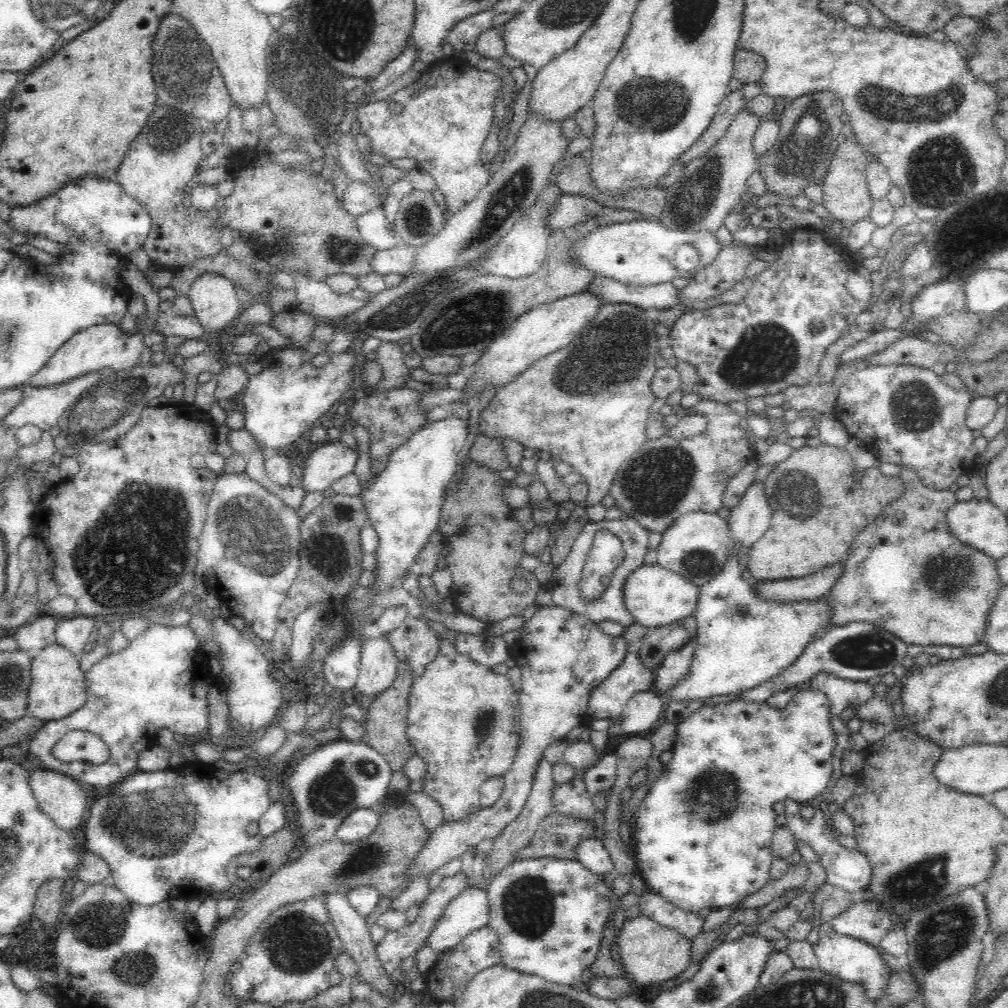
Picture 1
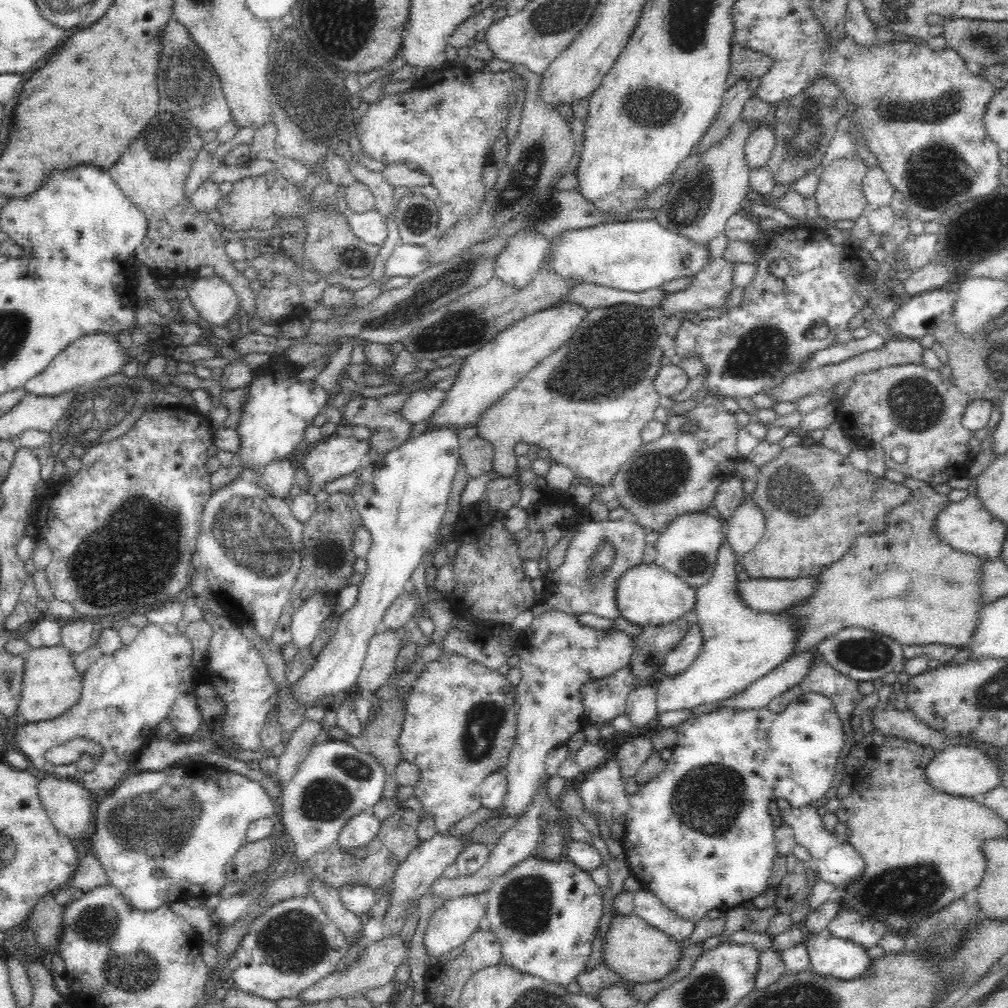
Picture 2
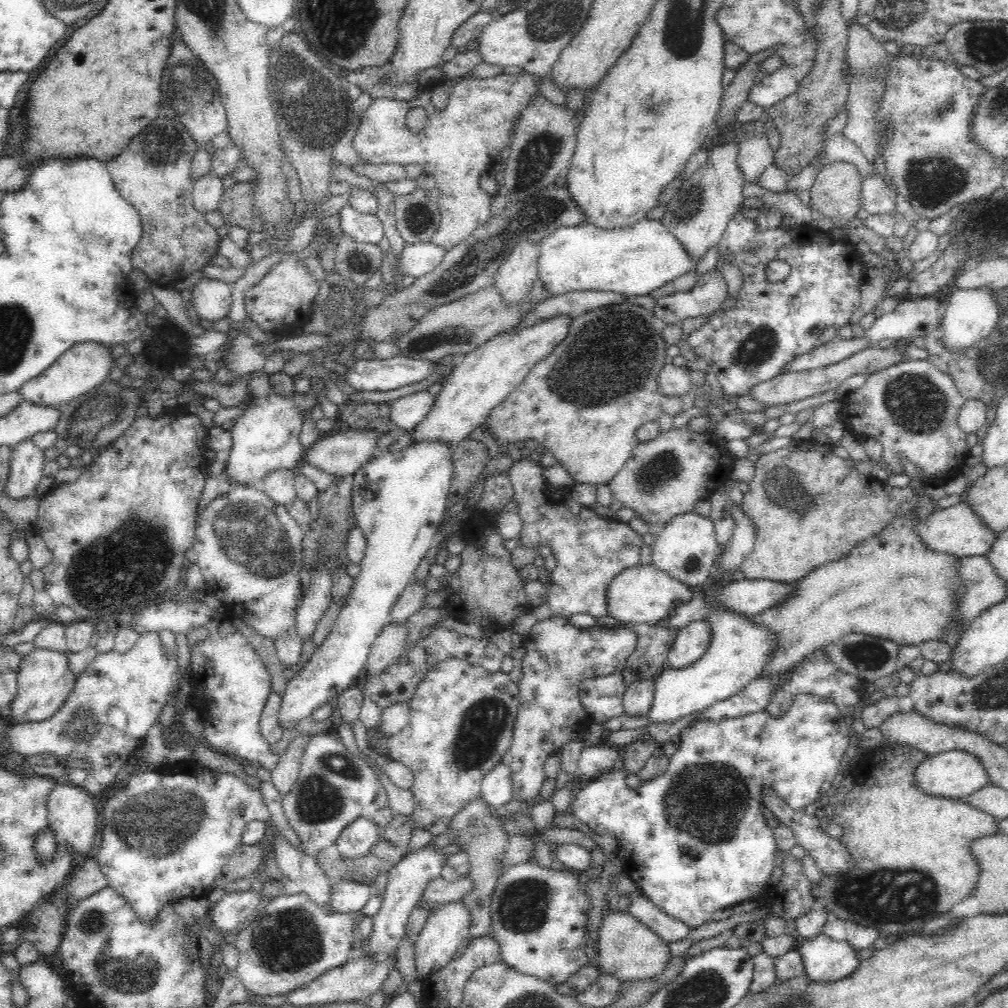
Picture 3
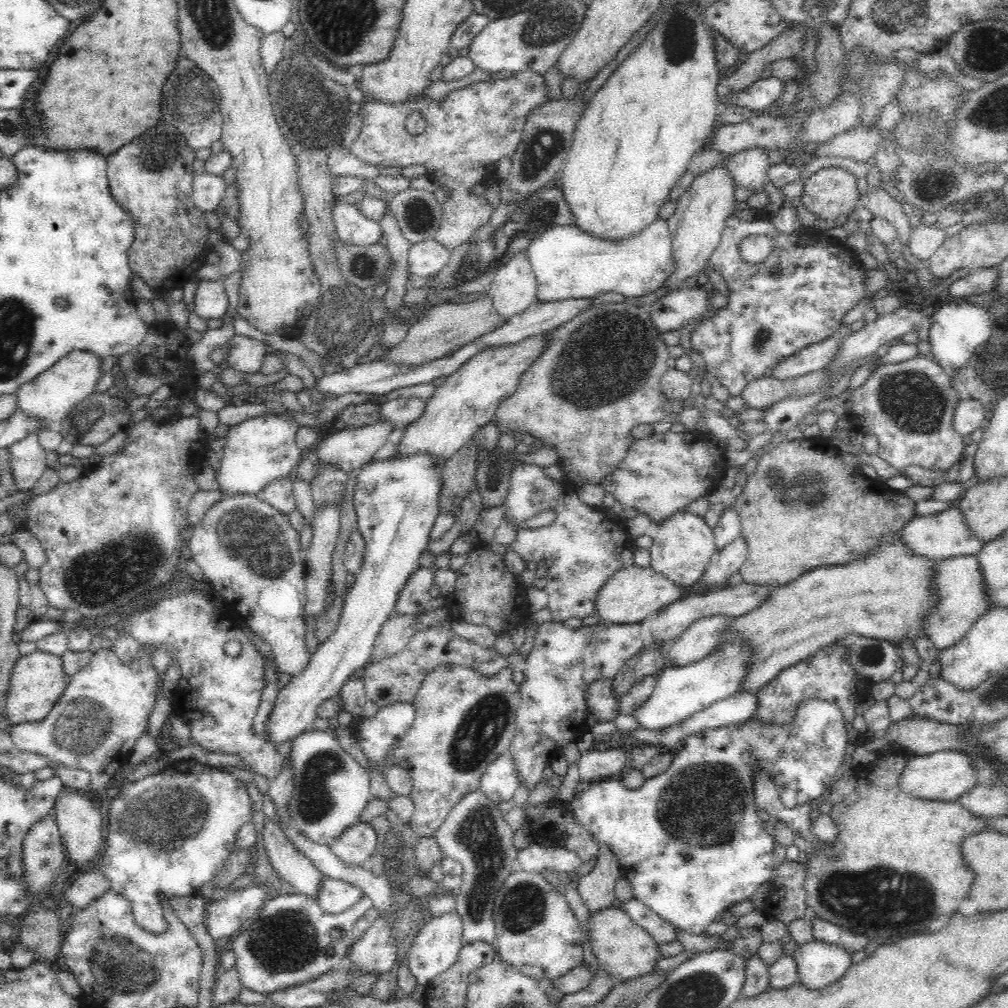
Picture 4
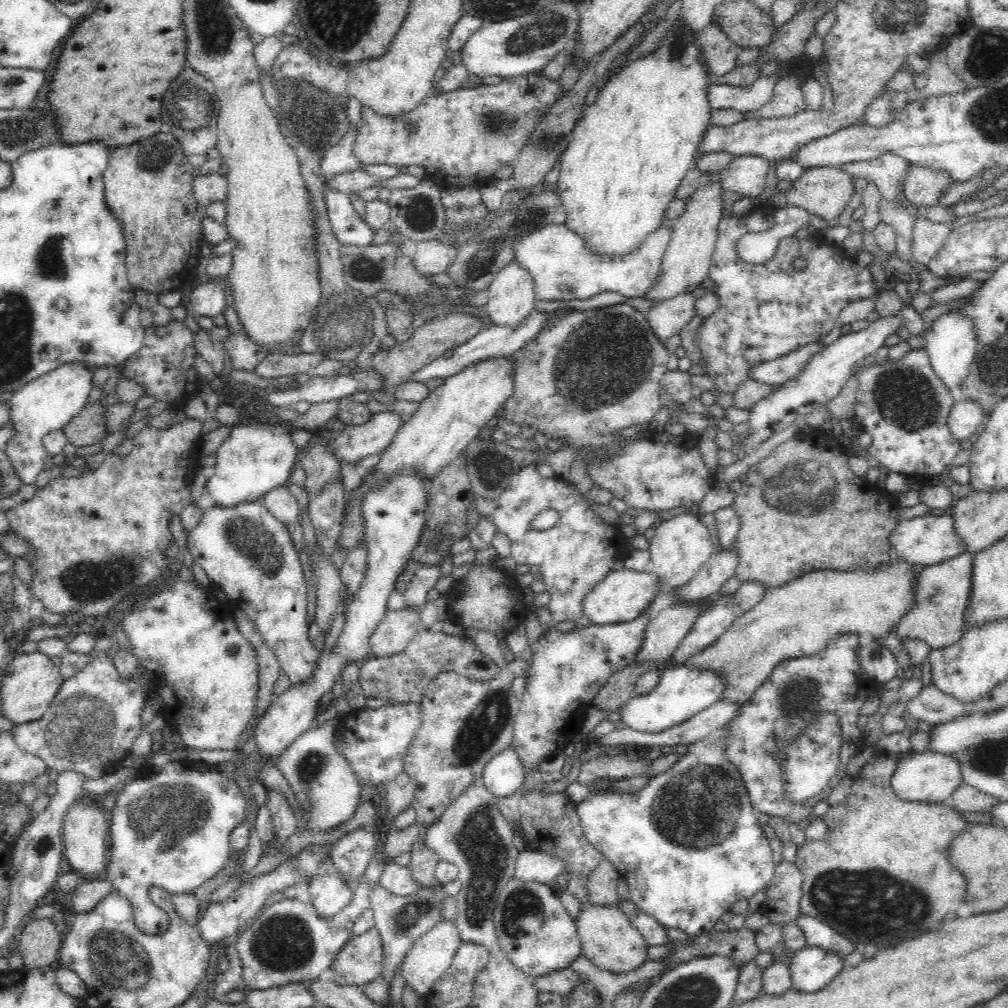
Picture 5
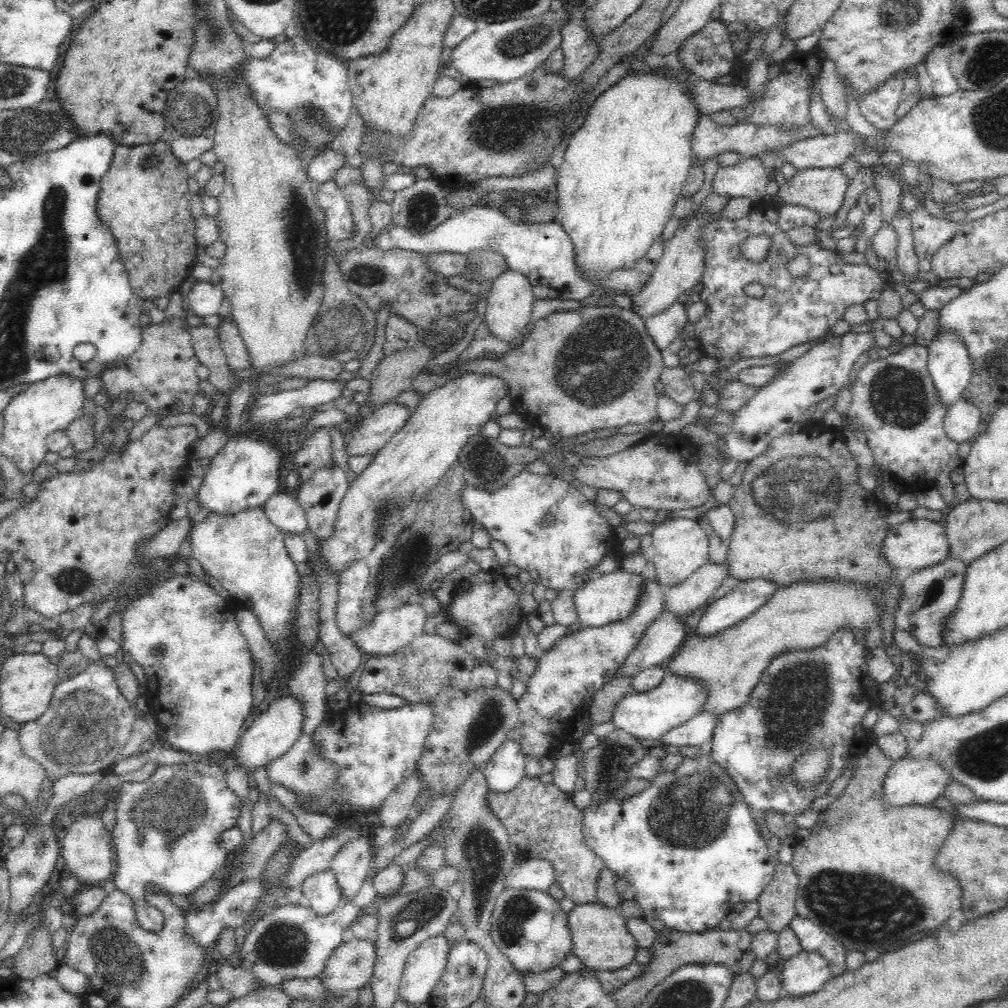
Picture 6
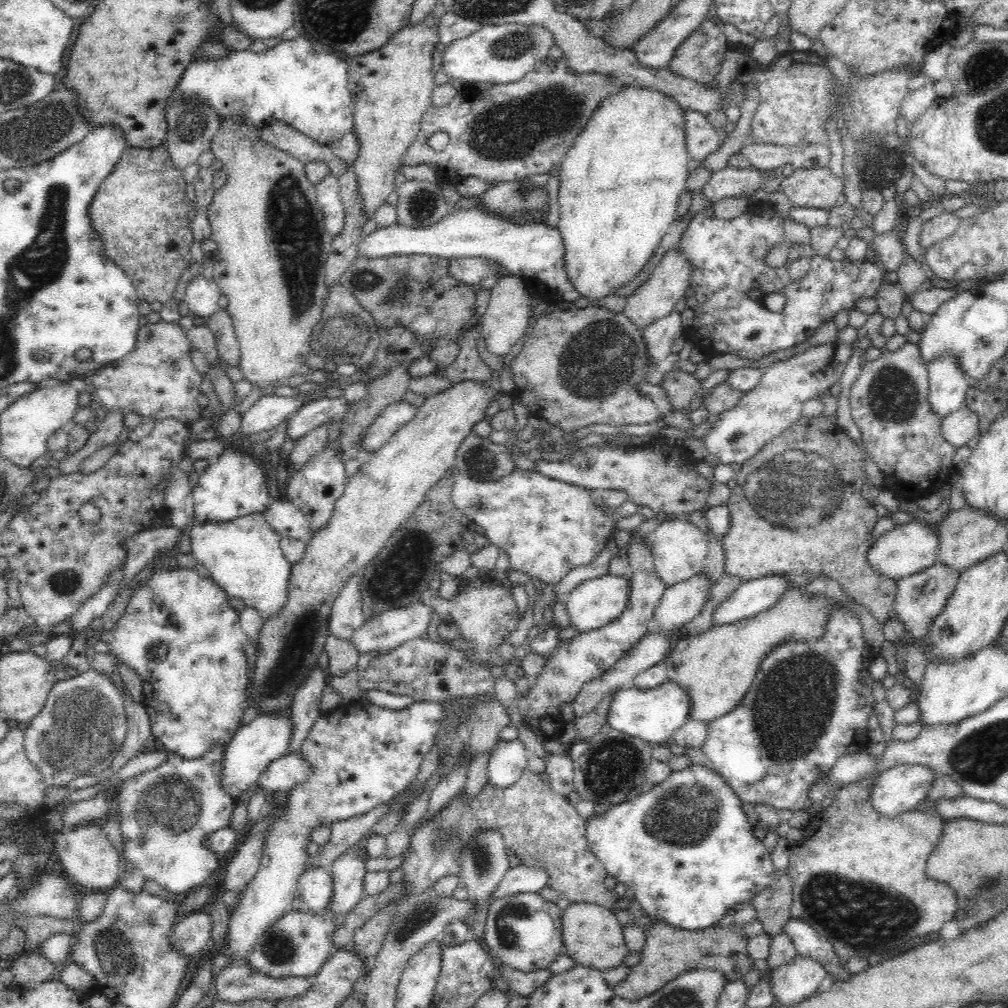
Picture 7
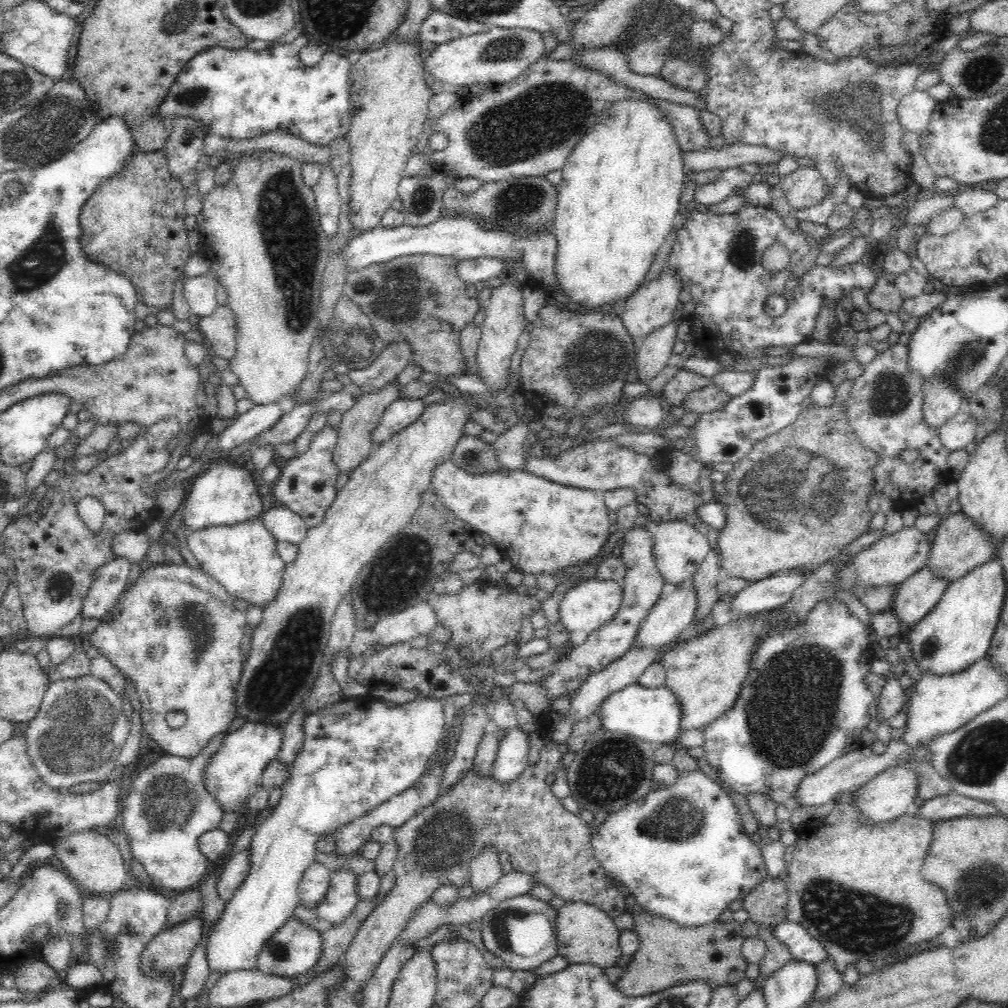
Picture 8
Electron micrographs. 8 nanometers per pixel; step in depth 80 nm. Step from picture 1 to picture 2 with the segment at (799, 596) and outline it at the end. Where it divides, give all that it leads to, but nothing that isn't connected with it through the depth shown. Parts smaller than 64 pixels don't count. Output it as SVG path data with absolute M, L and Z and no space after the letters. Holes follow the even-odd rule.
M813 577L796 579L749 578L737 587L745 608L753 612L778 613L813 596L817 580Z

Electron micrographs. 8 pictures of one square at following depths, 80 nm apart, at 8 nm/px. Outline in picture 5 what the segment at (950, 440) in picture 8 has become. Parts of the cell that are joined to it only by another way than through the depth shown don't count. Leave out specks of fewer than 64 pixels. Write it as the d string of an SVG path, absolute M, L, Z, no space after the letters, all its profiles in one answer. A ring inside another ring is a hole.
M964 399L955 402L950 408L950 414L946 418L946 425L950 433L959 441L970 438L973 434L979 433L986 422L982 407L974 401Z

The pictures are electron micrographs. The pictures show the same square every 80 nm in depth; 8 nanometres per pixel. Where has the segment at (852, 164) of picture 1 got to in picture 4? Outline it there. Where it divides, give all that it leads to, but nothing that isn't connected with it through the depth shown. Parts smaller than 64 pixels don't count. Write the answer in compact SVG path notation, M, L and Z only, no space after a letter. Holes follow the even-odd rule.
M830 166L830 168L820 168L802 182L803 191L796 199L800 199L804 207L816 215L817 222L813 225L813 229L825 232L830 228L842 227L846 220L850 219L848 214L854 213L855 208L860 205L856 181L850 172Z

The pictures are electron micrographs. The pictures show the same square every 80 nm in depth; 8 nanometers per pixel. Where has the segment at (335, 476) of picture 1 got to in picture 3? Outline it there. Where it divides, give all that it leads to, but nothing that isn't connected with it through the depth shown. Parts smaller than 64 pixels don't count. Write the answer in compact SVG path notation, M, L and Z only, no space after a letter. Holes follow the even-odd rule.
M348 429L317 440L308 448L306 462L334 476L351 476L377 455L377 430Z

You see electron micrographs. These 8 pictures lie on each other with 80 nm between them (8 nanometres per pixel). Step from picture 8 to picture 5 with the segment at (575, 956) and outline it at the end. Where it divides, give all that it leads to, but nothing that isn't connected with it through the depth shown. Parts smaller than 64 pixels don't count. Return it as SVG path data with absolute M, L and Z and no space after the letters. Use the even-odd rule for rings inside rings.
M586 904L574 917L576 932L580 939L580 956L586 956L598 968L618 972L628 972L646 962L646 943L640 931L632 926L629 918L618 905L598 906Z

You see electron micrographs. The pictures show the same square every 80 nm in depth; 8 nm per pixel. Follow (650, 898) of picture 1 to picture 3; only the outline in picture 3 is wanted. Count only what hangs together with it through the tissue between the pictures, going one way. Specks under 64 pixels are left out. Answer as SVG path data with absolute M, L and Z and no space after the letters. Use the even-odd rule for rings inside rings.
M638 890L629 895L628 912L642 924L648 926L662 941L676 942L686 938L689 928L686 923L670 917L658 909L650 899L644 897Z

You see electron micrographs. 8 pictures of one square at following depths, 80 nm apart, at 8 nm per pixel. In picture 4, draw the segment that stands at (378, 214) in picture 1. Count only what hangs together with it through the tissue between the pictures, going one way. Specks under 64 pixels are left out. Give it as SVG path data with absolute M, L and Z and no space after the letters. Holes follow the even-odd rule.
M335 198L332 204L335 237L348 245L369 246L383 235L381 226L366 218L357 205Z

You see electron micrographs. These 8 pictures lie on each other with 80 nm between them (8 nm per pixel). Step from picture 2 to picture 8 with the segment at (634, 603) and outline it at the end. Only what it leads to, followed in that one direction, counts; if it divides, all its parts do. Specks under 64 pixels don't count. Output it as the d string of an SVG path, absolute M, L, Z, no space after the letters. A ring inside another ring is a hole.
M612 580L578 581L577 586L566 592L558 608L560 622L565 627L565 631L569 634L576 631L590 634L594 630L600 629L604 623L615 618L623 600L623 586L623 582L613 582Z

